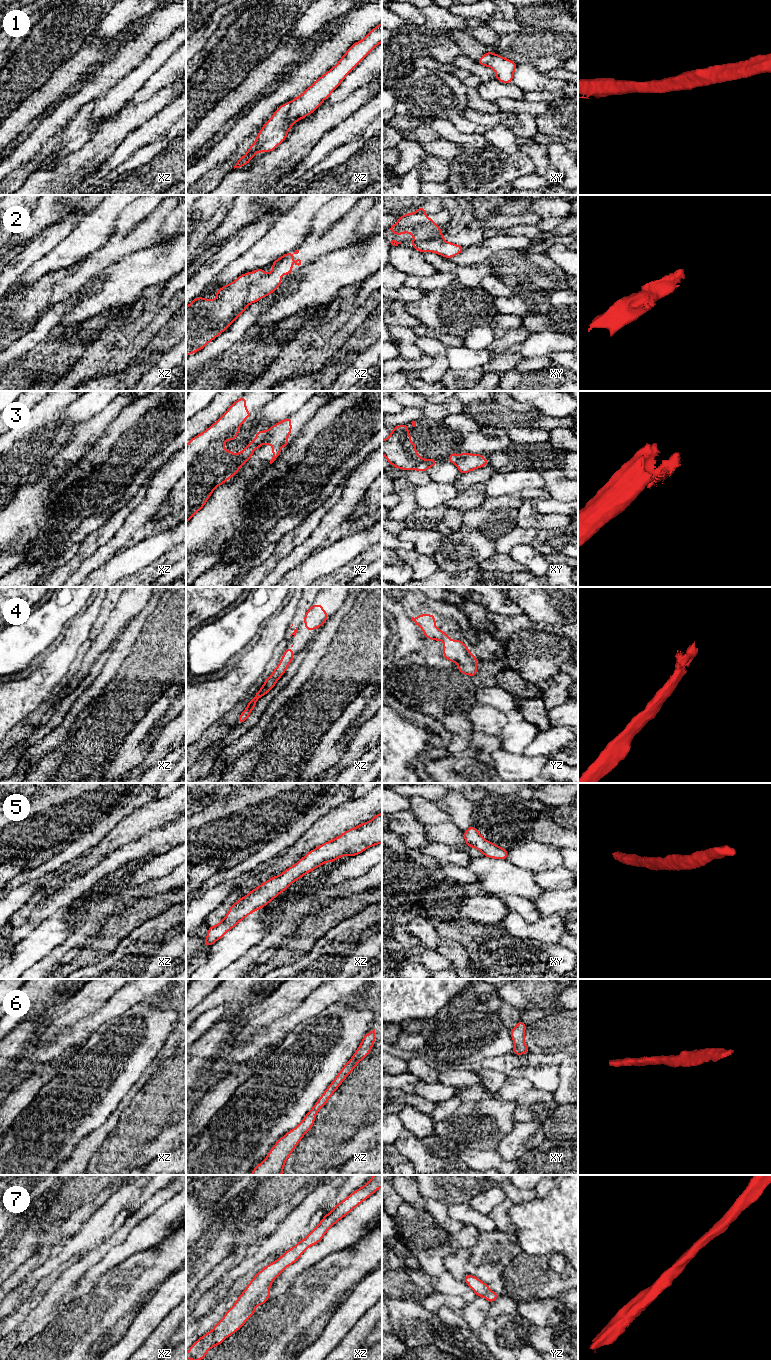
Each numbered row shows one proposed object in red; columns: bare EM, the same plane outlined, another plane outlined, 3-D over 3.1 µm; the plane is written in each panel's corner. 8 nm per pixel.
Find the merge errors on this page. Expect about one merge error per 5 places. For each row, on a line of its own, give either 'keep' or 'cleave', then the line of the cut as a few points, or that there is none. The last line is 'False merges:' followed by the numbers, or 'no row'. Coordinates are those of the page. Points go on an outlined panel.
1: keep; cut none
2: keep; cut none
3: cleave; cut xz (268, 431), (265, 438), (255, 448)
4: keep; cut none
5: keep; cut none
6: keep; cut none
7: keep; cut none
False merges: 3

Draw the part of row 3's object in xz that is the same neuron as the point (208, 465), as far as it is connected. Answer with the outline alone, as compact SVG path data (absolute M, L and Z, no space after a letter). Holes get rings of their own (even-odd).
M242 396L213 425L186 445L186 523L204 507L216 487L237 474L239 468L250 459L254 450L265 439L268 431L257 431L256 438L243 451L235 456L232 450L225 451L225 441L236 440L240 424L245 423L245 418L251 416L246 410L246 398Z

